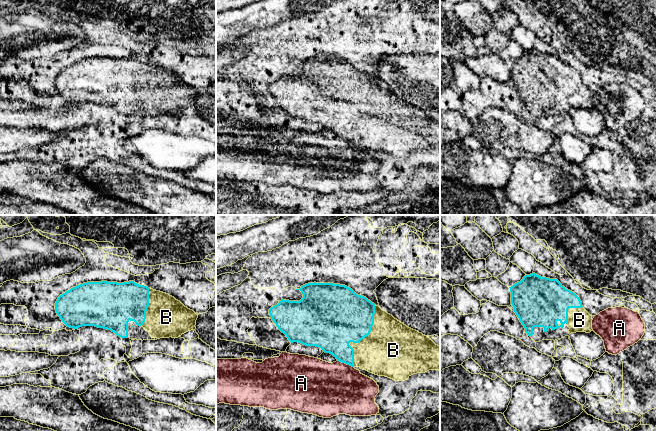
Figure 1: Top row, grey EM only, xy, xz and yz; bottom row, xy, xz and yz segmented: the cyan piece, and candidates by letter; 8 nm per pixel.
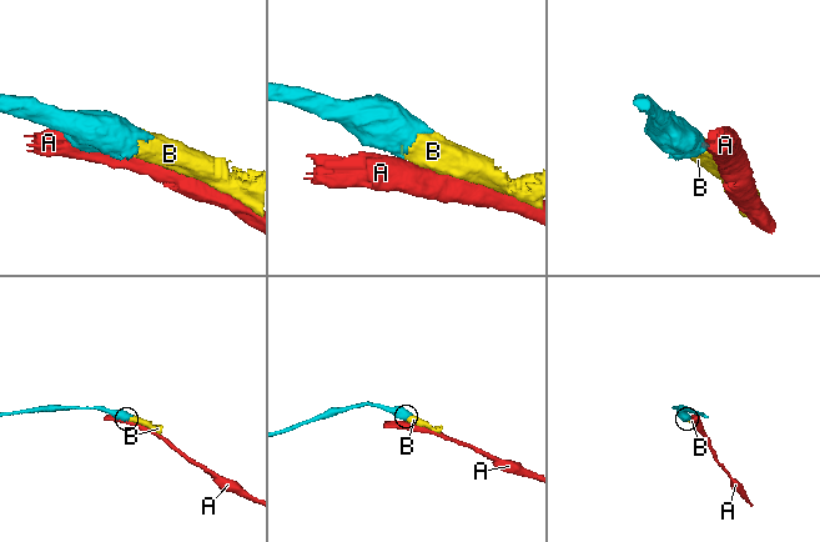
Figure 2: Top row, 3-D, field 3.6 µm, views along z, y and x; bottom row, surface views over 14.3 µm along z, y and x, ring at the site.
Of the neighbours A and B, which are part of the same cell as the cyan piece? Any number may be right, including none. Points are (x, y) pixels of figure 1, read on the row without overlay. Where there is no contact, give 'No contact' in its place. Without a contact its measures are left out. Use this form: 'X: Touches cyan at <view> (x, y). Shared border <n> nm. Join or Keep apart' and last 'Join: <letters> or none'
A: Touches cyan at xz (342, 138). Shared border 90 nm. Keep apart
B: Touches cyan at xz (361, 115). Shared border 550 nm. Join
Join: B

